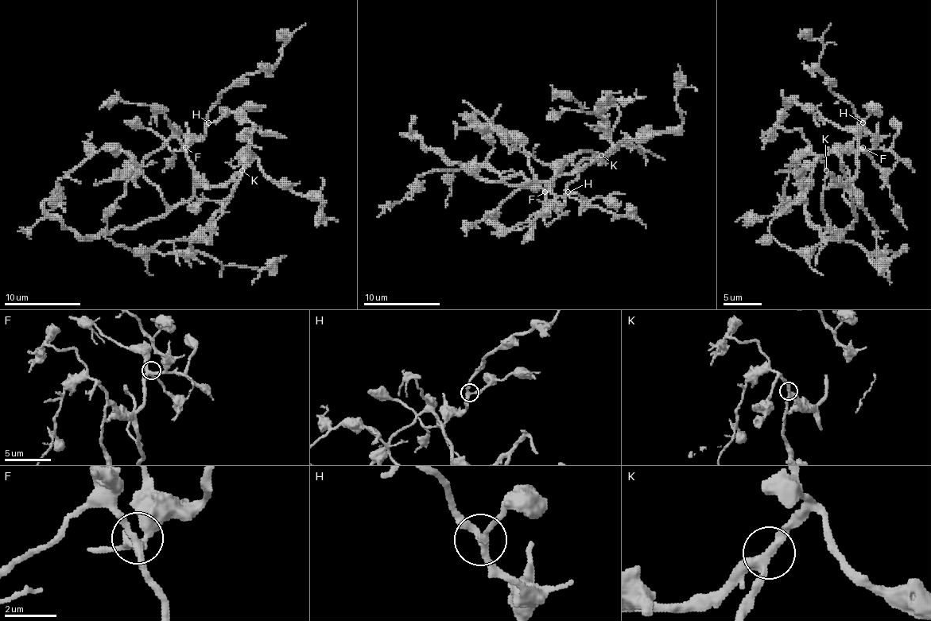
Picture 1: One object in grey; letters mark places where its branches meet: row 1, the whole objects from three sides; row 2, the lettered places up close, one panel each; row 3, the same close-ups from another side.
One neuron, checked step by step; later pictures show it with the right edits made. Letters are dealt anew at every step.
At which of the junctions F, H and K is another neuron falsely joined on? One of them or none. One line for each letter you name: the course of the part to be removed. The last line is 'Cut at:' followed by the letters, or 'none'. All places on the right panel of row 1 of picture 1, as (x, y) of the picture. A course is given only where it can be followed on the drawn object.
Cut at: none

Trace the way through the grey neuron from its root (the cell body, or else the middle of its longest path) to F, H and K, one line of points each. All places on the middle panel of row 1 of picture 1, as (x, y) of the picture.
F: (556, 175), (552, 186), (548, 186), (545, 192)
H: (556, 175), (552, 186), (546, 188), (546, 201), (562, 203), (568, 192)
K: (556, 175), (573, 175), (583, 171), (602, 156)

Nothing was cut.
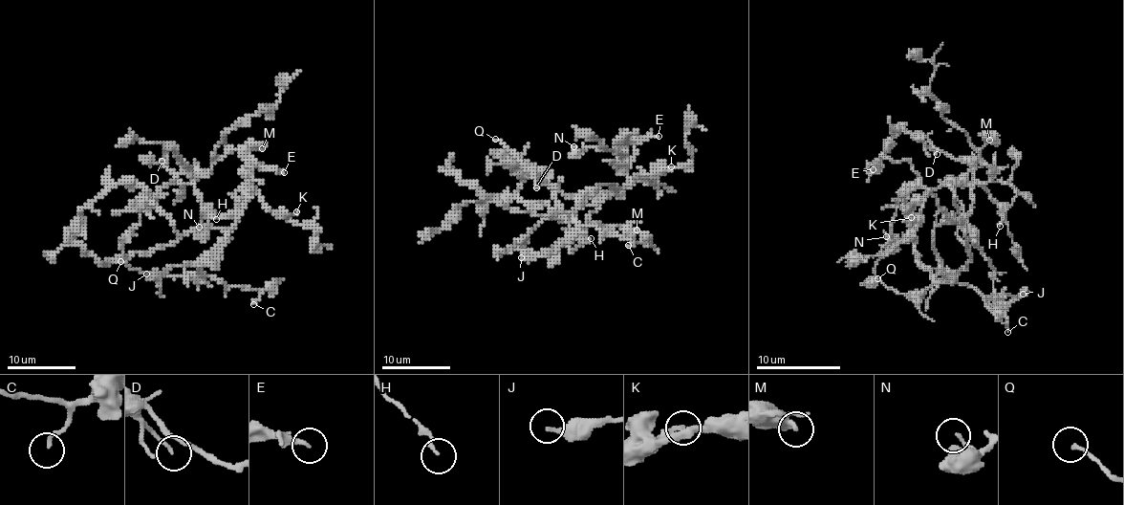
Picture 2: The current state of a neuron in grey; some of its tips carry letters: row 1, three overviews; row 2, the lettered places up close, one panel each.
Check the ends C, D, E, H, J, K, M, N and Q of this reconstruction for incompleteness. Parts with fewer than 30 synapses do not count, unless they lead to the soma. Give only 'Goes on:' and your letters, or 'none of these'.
Goes on: none of these

